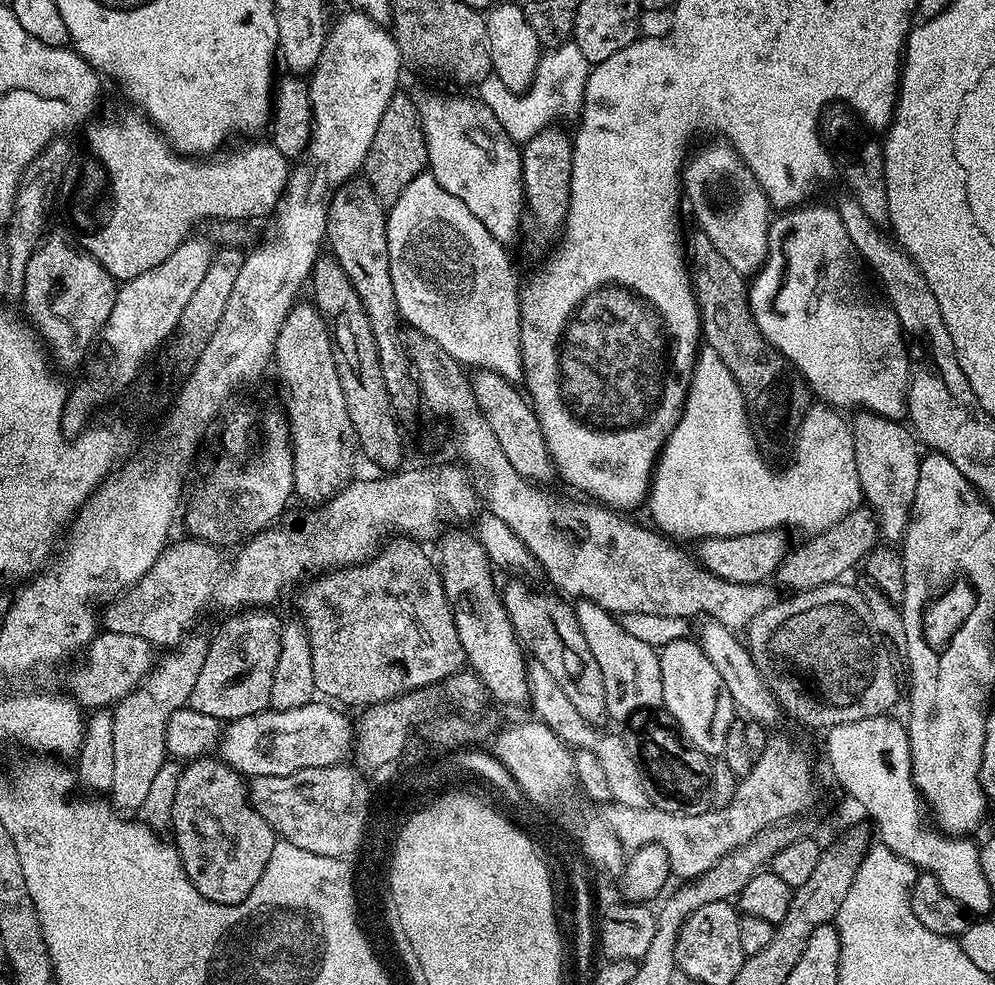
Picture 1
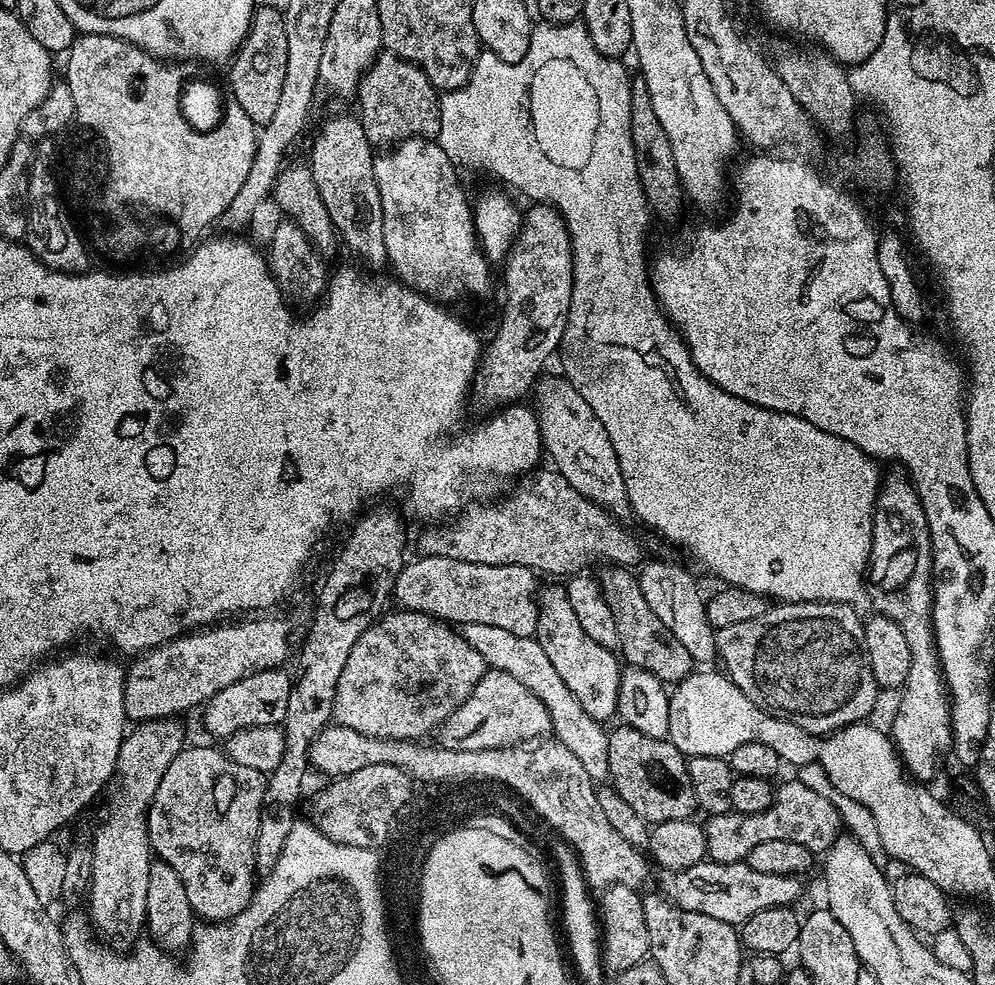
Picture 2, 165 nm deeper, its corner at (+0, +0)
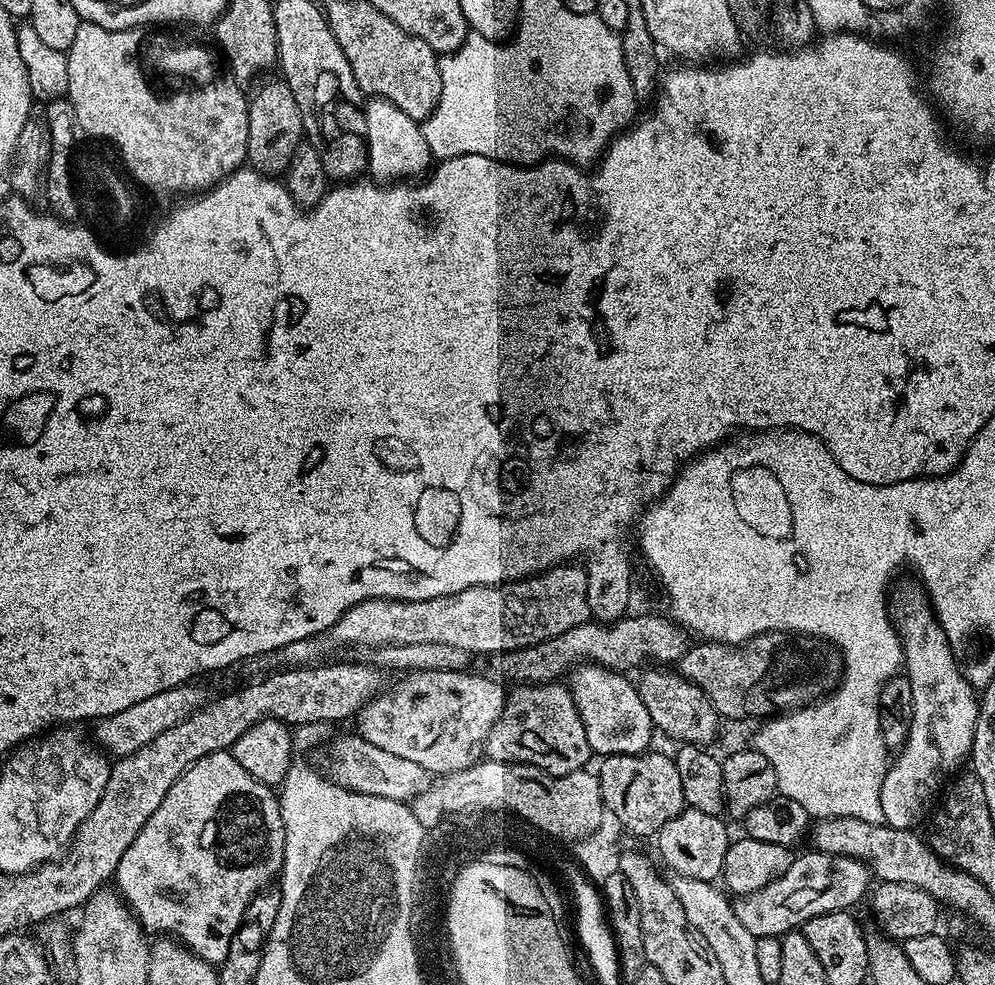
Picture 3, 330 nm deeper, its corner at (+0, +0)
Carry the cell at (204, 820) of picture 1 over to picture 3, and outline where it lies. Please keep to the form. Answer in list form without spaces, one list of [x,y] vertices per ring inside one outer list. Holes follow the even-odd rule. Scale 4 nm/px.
[[[231,751],[215,752],[190,765],[177,778],[174,786],[170,786],[166,798],[162,798],[162,806],[158,806],[158,810],[154,810],[154,814],[150,814],[146,826],[142,826],[142,830],[138,830],[138,838],[134,838],[134,842],[130,842],[126,854],[122,854],[122,862],[118,862],[116,867],[114,884],[145,933],[167,934],[183,944],[185,948],[189,948],[195,956],[202,958],[206,963],[219,966],[226,958],[226,950],[230,950],[230,938],[234,938],[234,934],[242,922],[242,914],[246,910],[246,906],[257,892],[269,887],[279,877],[284,867],[285,846],[284,814],[280,811],[277,793],[269,785],[250,778],[250,774],[246,774],[246,770],[242,770],[242,766],[238,766]]]

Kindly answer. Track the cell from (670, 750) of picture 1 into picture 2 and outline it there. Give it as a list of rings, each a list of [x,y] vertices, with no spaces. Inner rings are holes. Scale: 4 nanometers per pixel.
[[[619,727],[608,732],[610,787],[622,794],[622,799],[649,825],[695,817],[698,809],[685,756],[667,738],[646,738],[646,734],[638,730]]]

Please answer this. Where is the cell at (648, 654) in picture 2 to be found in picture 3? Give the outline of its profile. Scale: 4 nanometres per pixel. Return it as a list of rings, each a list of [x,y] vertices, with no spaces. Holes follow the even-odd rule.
[[[652,666],[644,671],[648,670],[649,672],[642,673],[640,680],[638,679],[638,687],[642,702],[650,713],[653,729],[659,735],[661,732],[662,735],[676,740],[677,745],[712,746],[720,732],[722,717],[717,714],[715,706],[705,698],[704,691],[680,675],[679,671],[665,670],[660,666]]]

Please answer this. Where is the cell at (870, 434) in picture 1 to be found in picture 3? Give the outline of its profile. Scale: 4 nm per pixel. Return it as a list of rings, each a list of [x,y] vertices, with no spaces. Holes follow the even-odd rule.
[[[897,583],[890,592],[890,615],[897,632],[900,633],[900,644],[904,648],[904,674],[908,677],[913,691],[914,710],[912,711],[910,730],[907,740],[895,755],[893,762],[884,773],[882,793],[879,802],[882,814],[889,828],[906,829],[911,831],[931,815],[939,794],[945,784],[960,769],[963,760],[971,755],[974,730],[977,724],[979,701],[974,696],[975,689],[968,678],[959,670],[956,660],[952,657],[953,645],[948,643],[942,626],[936,620],[936,613],[932,611],[932,603],[928,600],[928,593],[919,583]]]

